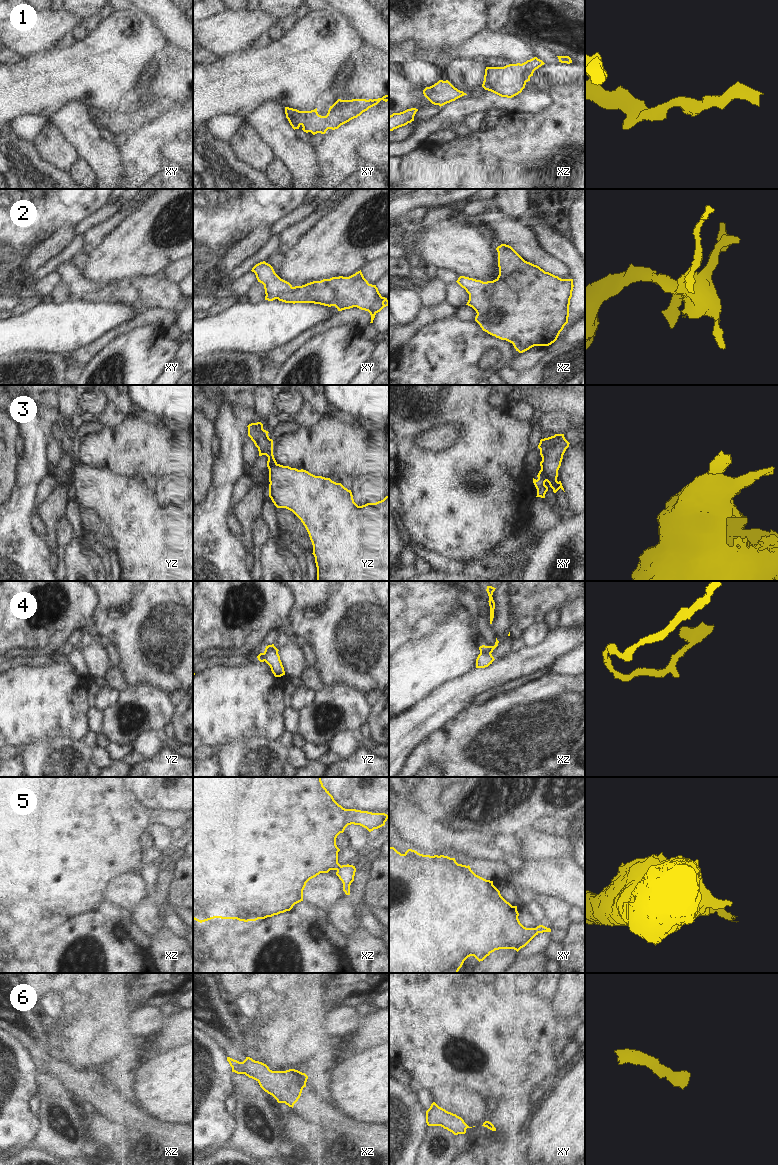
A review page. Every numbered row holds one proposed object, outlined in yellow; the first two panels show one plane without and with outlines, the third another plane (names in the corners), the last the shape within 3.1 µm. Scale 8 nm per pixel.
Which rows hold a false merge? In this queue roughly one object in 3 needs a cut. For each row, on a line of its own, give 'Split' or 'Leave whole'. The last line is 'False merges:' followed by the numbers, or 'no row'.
1: Leave whole
2: Leave whole
3: Leave whole
4: Split
5: Split
6: Leave whole
False merges: 4, 5.

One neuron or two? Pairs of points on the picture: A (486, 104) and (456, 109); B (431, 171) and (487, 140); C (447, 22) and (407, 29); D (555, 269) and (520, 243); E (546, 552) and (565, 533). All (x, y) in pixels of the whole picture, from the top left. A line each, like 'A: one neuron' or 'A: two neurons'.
A: one neuron
B: one neuron
C: one neuron
D: one neuron
E: one neuron

